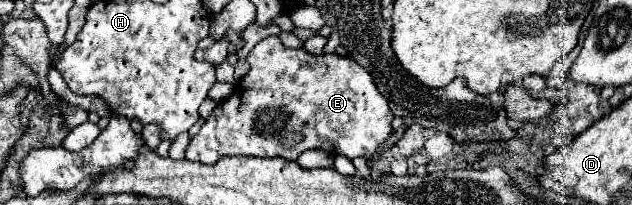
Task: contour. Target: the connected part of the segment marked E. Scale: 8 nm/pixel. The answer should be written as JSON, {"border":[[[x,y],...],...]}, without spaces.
{"border":[[[266,37],[266,39],[262,39],[260,43],[256,43],[256,47],[248,53],[248,63],[250,63],[252,67],[250,67],[248,75],[238,83],[238,85],[244,85],[244,89],[238,87],[238,89],[232,93],[230,99],[226,99],[226,101],[222,101],[222,103],[218,103],[218,105],[214,107],[212,115],[204,121],[202,129],[198,131],[198,135],[192,137],[192,141],[190,141],[188,149],[186,149],[186,159],[190,159],[190,161],[214,163],[214,161],[218,161],[218,159],[222,159],[222,157],[234,157],[234,155],[254,155],[254,157],[276,157],[276,155],[278,155],[278,157],[286,157],[288,161],[296,161],[296,159],[300,157],[300,153],[304,153],[306,149],[318,148],[328,151],[331,155],[346,155],[348,159],[354,159],[354,157],[372,159],[372,155],[376,153],[378,145],[390,137],[394,113],[390,111],[388,101],[378,93],[378,89],[376,89],[376,85],[374,85],[374,81],[372,81],[372,75],[370,75],[364,67],[360,67],[358,63],[354,63],[350,57],[340,57],[340,55],[336,55],[336,53],[334,53],[334,55],[326,55],[326,53],[324,53],[324,57],[322,57],[322,55],[312,55],[312,53],[308,53],[308,51],[304,51],[304,49],[288,49],[288,47],[284,47],[282,41],[280,41],[278,37]]]}

